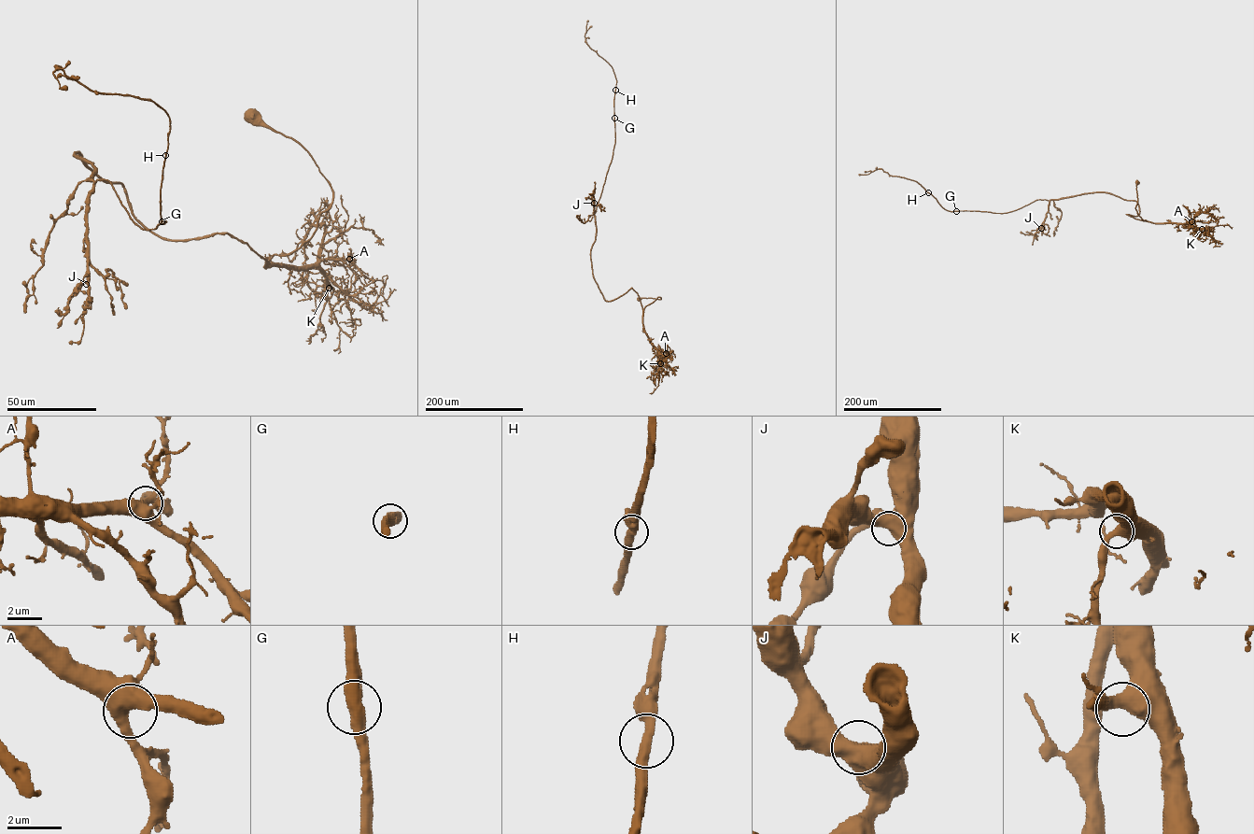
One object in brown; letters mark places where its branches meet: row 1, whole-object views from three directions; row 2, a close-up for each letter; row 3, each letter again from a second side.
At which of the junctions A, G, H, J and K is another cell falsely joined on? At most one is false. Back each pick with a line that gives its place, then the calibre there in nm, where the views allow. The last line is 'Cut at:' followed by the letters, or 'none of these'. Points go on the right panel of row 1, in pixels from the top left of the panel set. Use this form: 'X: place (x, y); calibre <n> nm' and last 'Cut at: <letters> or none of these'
Cut at: none of these

